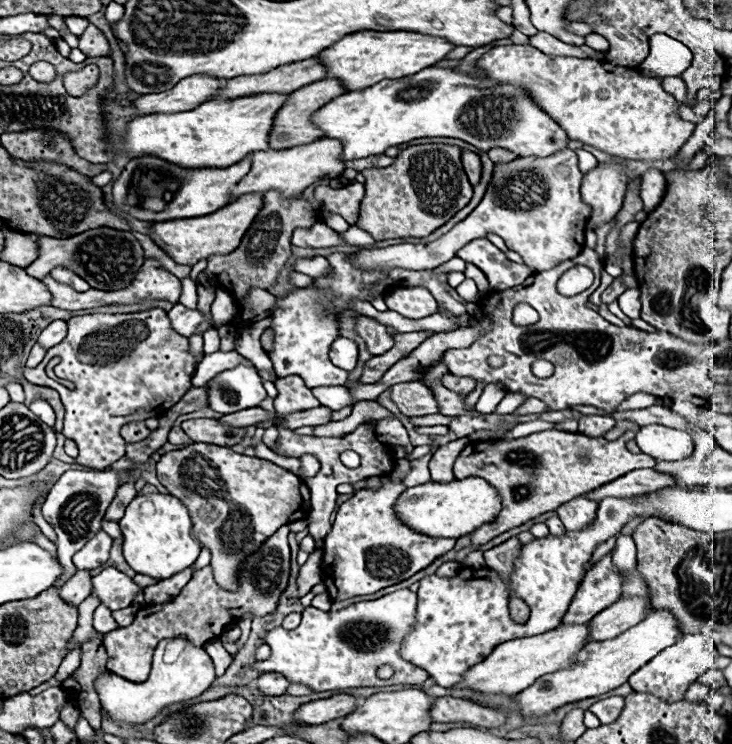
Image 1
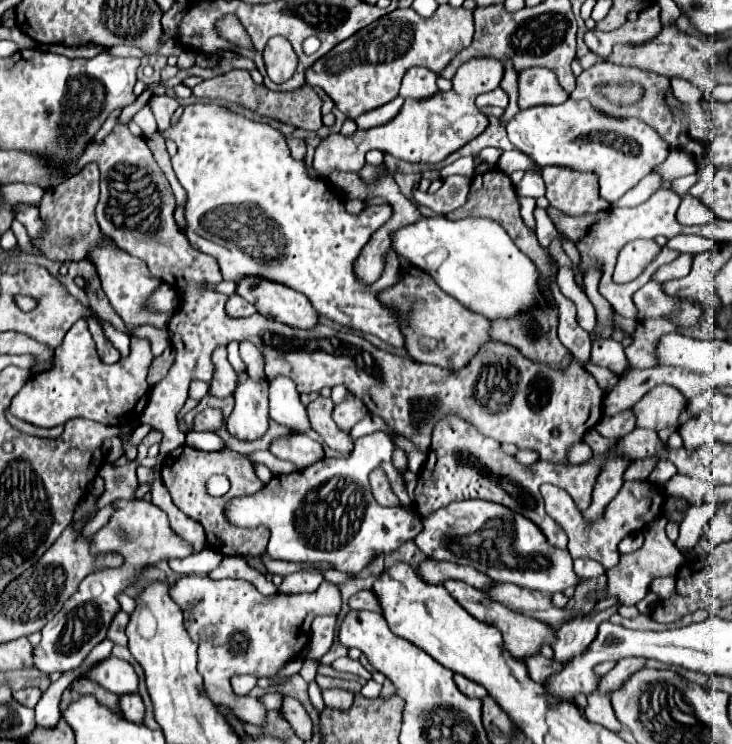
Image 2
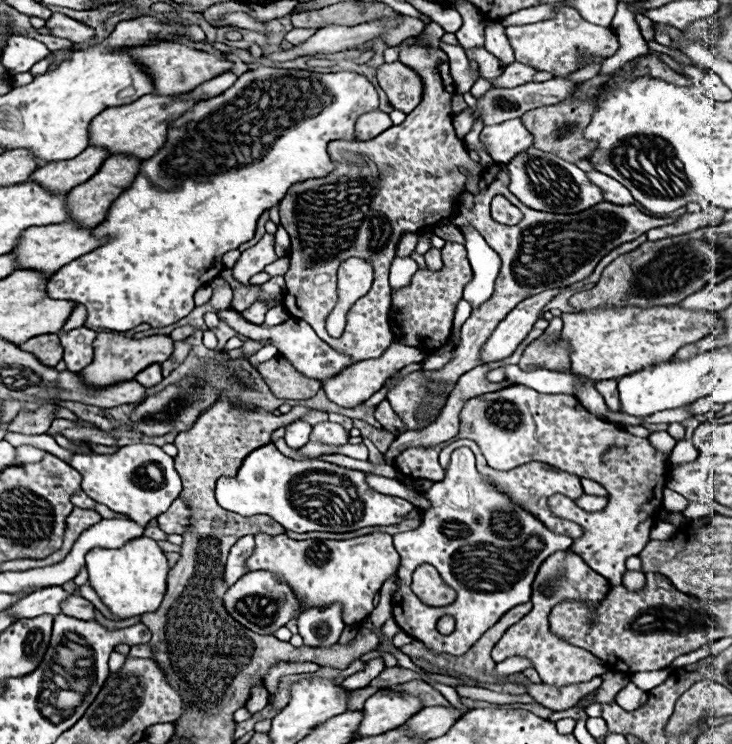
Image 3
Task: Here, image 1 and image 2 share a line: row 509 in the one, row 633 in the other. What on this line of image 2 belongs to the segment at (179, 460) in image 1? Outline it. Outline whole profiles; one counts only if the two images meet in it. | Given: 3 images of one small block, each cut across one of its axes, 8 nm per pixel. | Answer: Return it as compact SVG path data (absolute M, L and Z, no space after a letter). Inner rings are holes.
M368 567L356 578L336 586L324 580L316 592L310 594L260 594L252 584L244 580L210 580L208 576L184 576L170 588L170 598L184 612L184 626L188 636L198 644L198 672L204 678L204 696L216 706L234 710L242 720L252 724L264 724L263 704L259 699L237 696L230 688L230 678L236 674L252 676L276 676L298 652L308 646L310 624L316 616L338 614L337 630L350 611L348 601L360 590L371 589L379 577L370 576ZM368 577L368 578L367 578ZM364 578L364 579L360 579ZM339 587L339 590L338 590ZM341 593L341 596L340 596ZM341 608L341 611L340 611ZM234 636L234 650L232 650Z

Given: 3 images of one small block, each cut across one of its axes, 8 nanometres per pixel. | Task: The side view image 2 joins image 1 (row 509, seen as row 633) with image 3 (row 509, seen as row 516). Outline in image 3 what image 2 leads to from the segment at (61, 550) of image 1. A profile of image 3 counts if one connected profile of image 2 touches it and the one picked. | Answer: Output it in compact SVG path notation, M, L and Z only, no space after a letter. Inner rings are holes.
M154 444L124 446L116 454L74 454L72 466L84 476L82 490L92 500L106 504L114 512L130 516L144 527L152 518L166 512L183 488L181 477L174 470L174 458ZM148 468L158 468L158 472L150 472Z

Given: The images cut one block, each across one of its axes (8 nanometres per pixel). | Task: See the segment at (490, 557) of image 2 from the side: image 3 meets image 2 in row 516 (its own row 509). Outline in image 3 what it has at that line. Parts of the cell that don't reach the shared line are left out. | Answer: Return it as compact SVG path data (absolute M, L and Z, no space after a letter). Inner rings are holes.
M470 448L452 452L446 478L424 490L430 508L422 514L422 524L414 532L394 534L394 546L402 558L398 576L400 586L394 594L394 620L416 640L424 642L430 650L460 656L464 654L488 628L492 628L510 608L530 600L532 580L550 554L568 550L572 538L548 530L528 510L510 500L504 492L494 488L476 468ZM530 544L530 546L528 546ZM462 548L462 550L460 550ZM490 550L490 552L488 552ZM476 552L484 554L482 566L476 566ZM420 564L438 568L444 582L458 592L458 598L448 606L424 606L410 590L412 570ZM440 616L454 616L456 630L442 636L436 630Z

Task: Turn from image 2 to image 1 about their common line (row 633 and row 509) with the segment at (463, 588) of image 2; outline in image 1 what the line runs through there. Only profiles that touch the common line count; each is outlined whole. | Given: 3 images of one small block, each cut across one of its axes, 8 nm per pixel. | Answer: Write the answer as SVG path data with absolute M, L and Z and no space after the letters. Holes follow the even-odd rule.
M562 430L534 432L514 440L470 442L454 462L454 478L484 478L502 498L500 514L470 534L472 544L486 544L510 528L516 528L544 512L556 510L568 502L568 498L578 498L632 470L652 468L656 464L656 460L646 454L628 452L626 442L628 432L614 442L608 442L604 438L590 438L578 432Z

